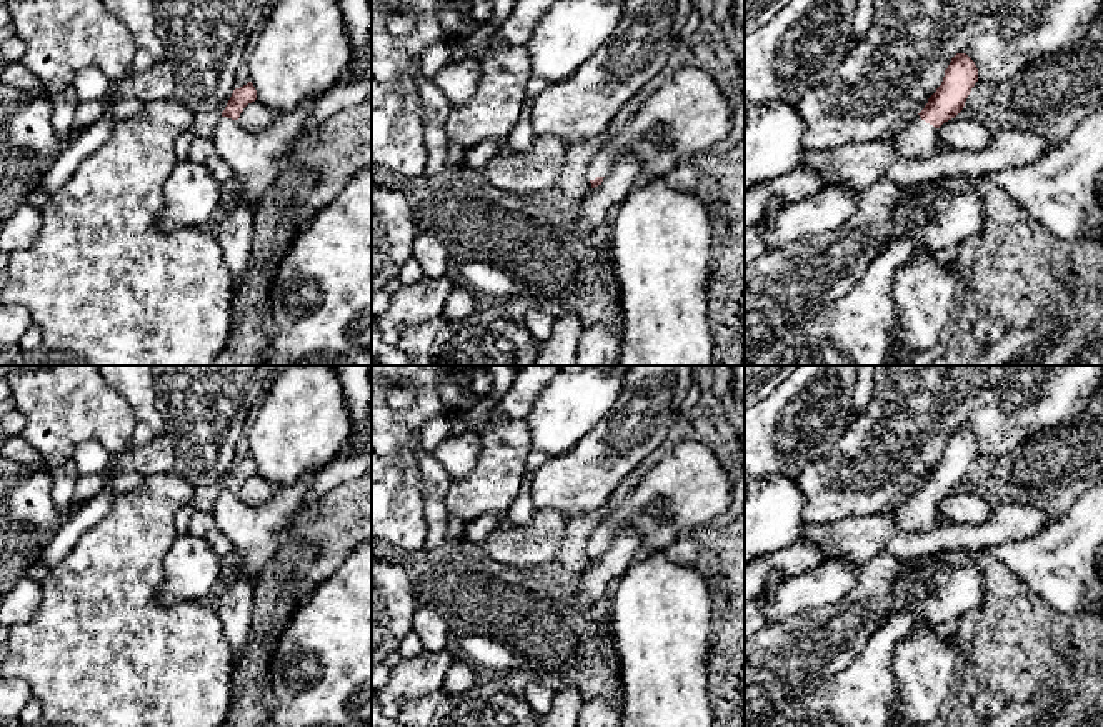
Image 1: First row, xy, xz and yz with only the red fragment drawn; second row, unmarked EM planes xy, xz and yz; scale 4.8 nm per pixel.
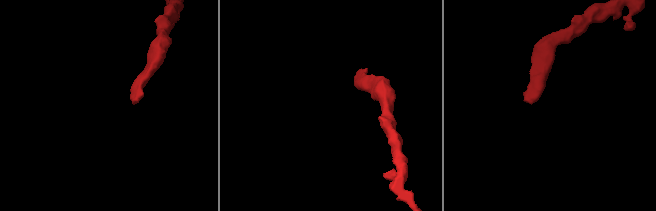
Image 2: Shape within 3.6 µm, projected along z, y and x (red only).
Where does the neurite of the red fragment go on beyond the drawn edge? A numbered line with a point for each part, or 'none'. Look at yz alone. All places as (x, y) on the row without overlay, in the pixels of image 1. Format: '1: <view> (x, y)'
1: yz (920, 512)

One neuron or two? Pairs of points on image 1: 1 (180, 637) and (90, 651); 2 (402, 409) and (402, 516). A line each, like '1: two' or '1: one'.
1: one
2: one

